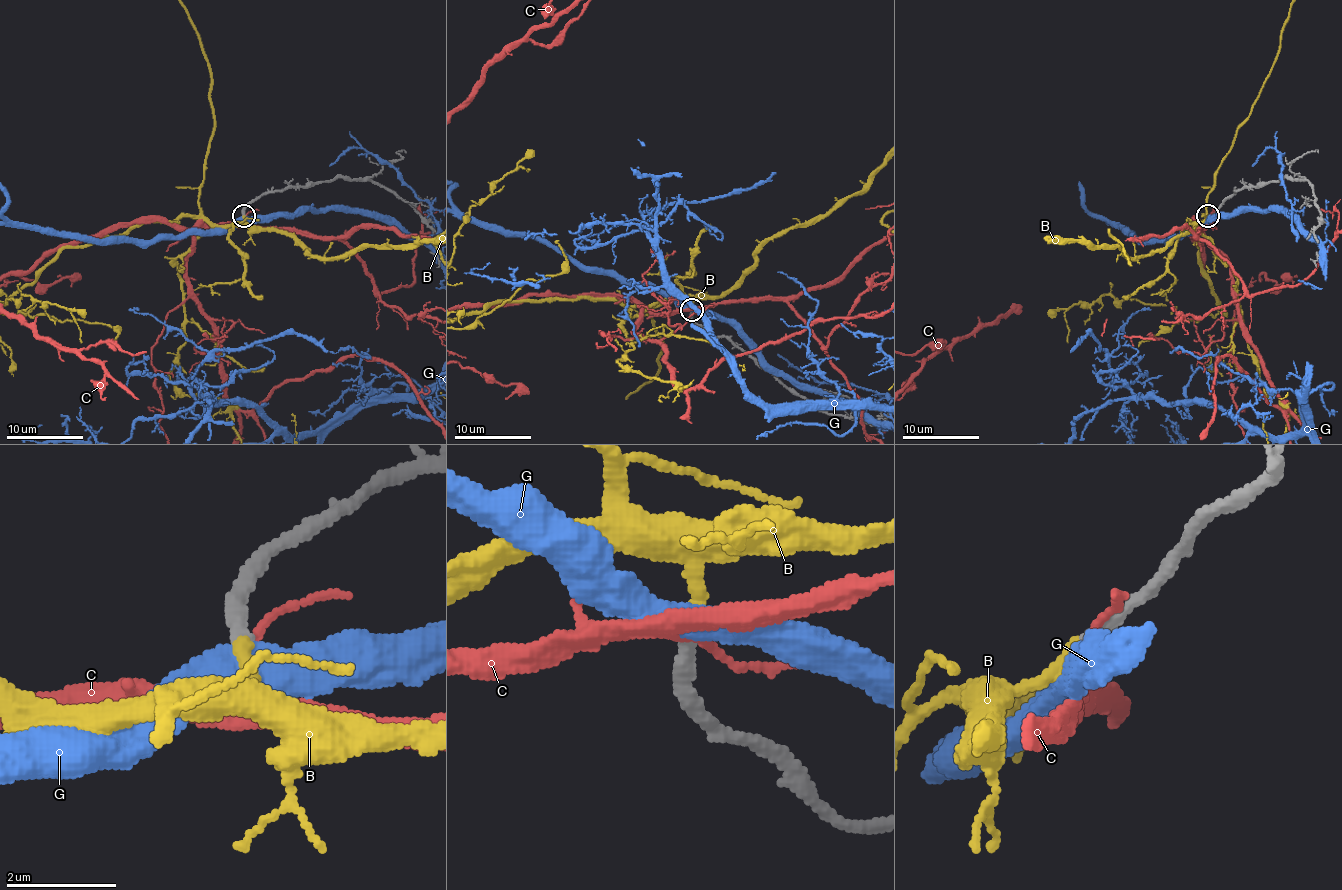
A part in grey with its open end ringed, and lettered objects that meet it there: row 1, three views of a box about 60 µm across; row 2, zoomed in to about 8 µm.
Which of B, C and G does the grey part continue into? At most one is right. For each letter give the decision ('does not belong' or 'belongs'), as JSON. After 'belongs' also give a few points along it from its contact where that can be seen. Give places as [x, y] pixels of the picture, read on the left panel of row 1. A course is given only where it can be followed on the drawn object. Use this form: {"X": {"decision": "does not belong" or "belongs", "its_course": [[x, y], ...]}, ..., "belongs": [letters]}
{"B": {"decision": "belongs"}, "C": {"decision": "does not belong"}, "G": {"decision": "does not belong"}, "belongs": ["B"]}

